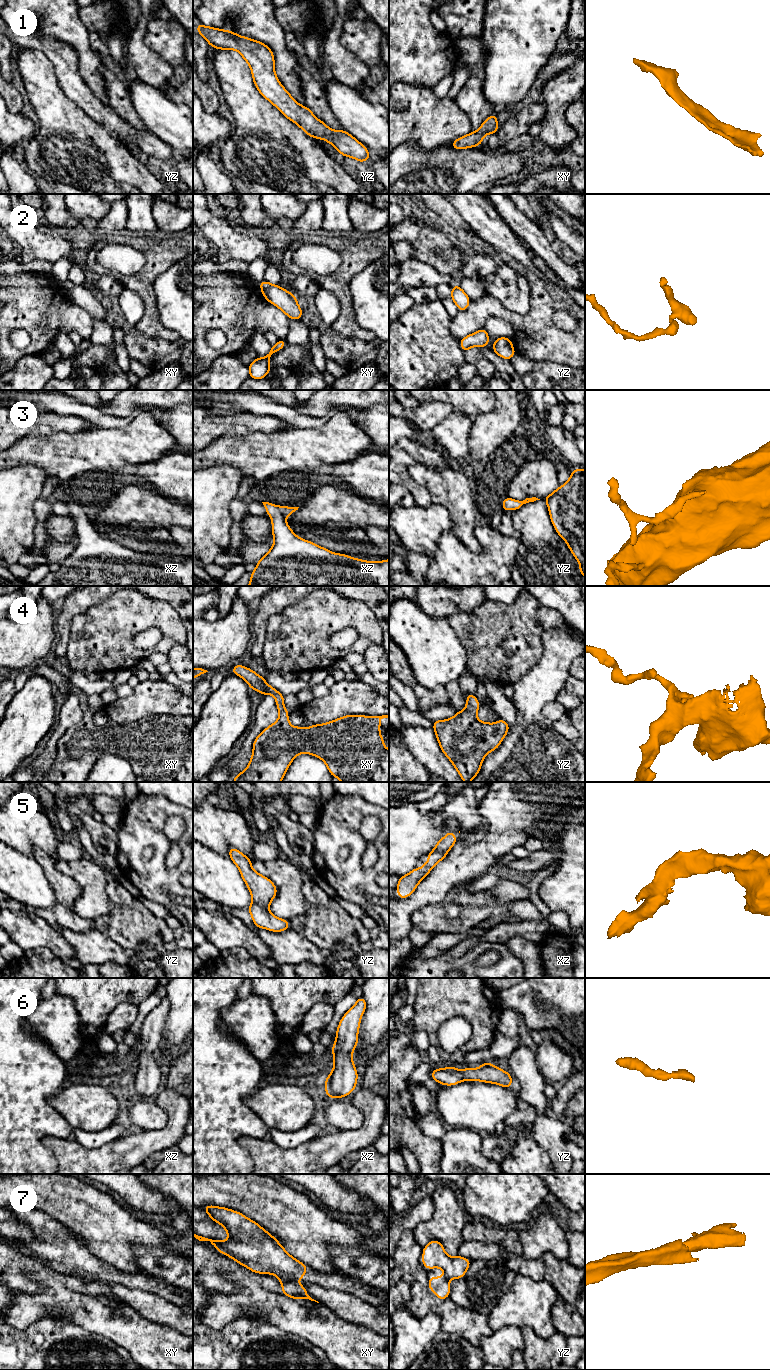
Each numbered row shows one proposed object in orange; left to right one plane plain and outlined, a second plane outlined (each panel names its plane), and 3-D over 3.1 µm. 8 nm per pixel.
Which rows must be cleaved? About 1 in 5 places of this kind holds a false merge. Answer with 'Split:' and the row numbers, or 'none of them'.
Split: 7

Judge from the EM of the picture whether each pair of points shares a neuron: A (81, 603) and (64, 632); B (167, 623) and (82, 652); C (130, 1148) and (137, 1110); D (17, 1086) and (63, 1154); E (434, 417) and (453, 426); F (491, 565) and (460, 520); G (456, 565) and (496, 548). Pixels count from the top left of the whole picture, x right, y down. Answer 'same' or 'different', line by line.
A: same
B: same
C: different
D: different
E: different
F: different
G: same

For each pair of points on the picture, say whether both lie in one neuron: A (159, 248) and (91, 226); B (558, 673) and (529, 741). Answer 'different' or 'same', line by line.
A: different
B: same

